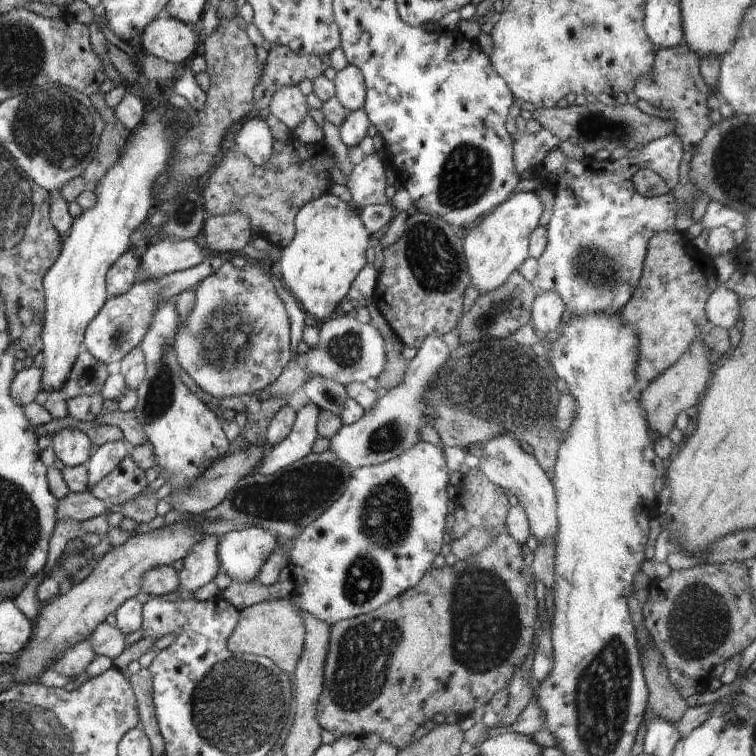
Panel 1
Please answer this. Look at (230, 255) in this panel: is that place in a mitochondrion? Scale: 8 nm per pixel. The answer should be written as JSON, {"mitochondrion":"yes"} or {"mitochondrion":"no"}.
{"mitochondrion":"no"}

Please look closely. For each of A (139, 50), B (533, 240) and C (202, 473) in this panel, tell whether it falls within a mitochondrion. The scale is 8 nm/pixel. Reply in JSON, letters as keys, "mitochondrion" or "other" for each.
{"A":"other","B":"other","C":"other"}

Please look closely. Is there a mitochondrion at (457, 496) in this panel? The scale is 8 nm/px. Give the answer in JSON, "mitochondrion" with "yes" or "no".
{"mitochondrion":"no"}

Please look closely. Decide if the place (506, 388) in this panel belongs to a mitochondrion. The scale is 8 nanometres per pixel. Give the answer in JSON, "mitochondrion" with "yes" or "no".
{"mitochondrion":"yes"}

